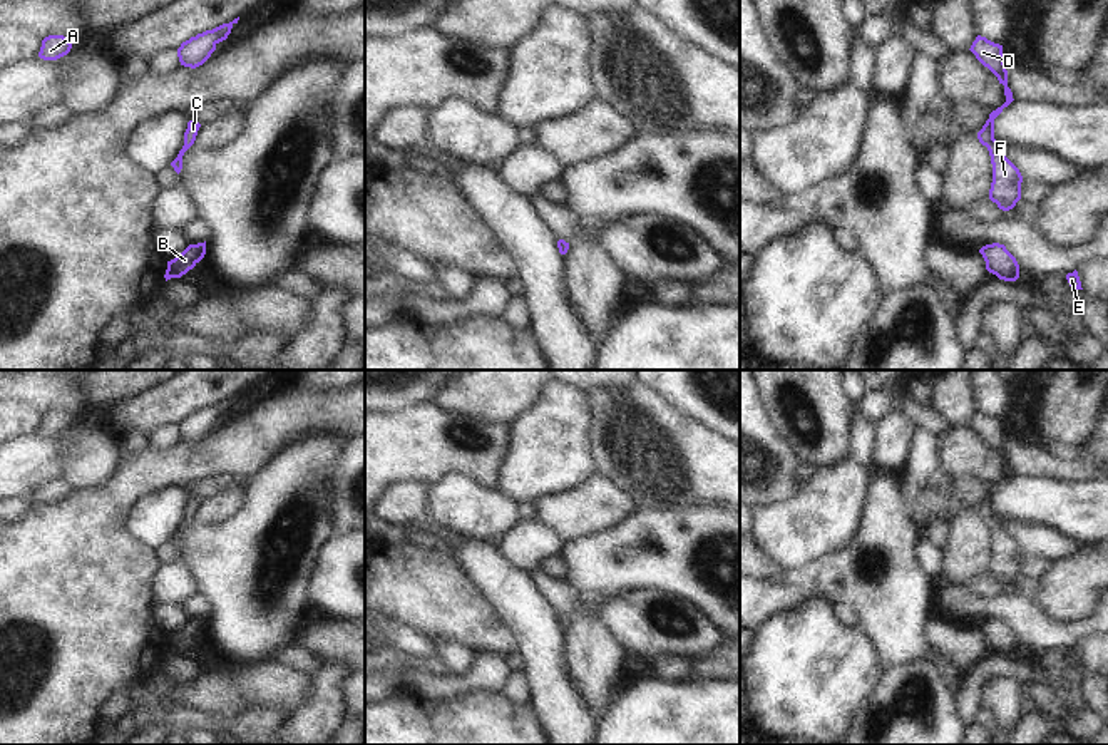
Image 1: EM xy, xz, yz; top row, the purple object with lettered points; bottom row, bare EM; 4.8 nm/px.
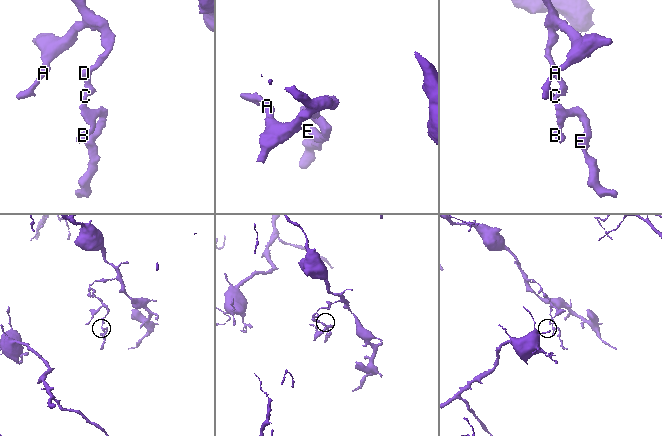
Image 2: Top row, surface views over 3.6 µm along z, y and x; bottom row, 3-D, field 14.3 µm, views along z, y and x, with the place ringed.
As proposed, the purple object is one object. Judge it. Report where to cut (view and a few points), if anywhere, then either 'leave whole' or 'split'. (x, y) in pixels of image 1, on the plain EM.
no cut | leave whole

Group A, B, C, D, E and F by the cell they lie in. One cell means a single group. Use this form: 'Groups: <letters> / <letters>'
Groups: A B C D E F

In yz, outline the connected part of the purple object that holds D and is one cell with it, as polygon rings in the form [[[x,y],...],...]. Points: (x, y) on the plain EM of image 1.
[[[977,410],[969,425],[998,452],[999,459],[1004,460],[1006,477],[989,489],[989,494],[977,507],[977,514],[987,522],[993,539],[989,574],[996,578],[999,584],[1009,586],[1021,574],[1023,551],[1019,544],[999,526],[999,519],[994,514],[994,494],[1014,475],[1013,467],[1008,462],[1008,445],[1003,420]]]

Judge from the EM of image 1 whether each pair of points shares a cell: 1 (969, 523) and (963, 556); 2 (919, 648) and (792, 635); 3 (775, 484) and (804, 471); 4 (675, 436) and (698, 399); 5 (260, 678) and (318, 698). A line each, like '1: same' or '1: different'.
1: same
2: different
3: different
4: different
5: different

